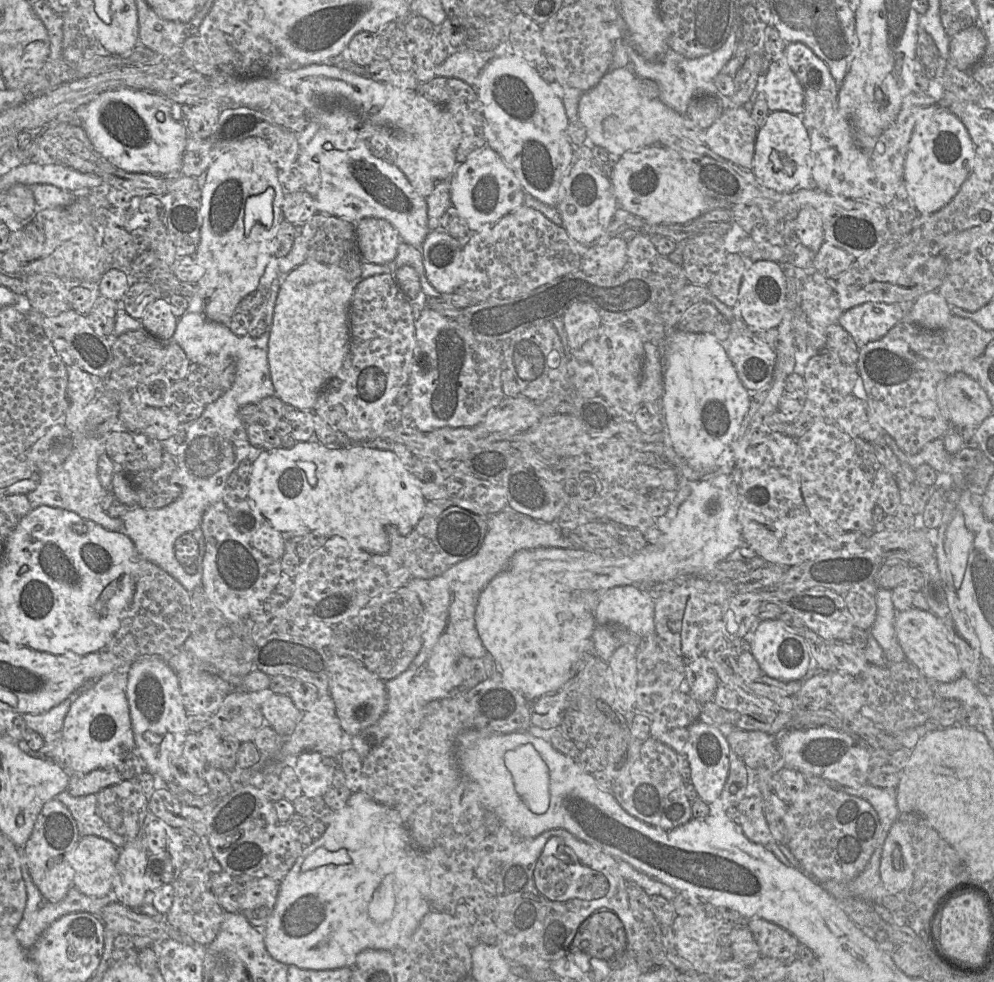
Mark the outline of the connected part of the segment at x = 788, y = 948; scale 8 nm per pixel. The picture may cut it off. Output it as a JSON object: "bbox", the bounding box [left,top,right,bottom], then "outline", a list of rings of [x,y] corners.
{"bbox":[746,918,798,962],"outline":[[[761,918],[746,921],[758,945],[761,957],[789,962],[796,957],[798,939],[785,929],[779,928]]]}

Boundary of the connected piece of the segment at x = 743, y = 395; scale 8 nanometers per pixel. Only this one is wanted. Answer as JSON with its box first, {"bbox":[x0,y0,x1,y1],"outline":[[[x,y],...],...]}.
{"bbox":[662,330,751,473],"outline":[[[675,330],[665,340],[664,365],[664,391],[662,396],[663,418],[665,419],[667,434],[674,451],[698,473],[712,473],[722,465],[734,464],[731,446],[739,432],[745,416],[747,415],[751,398],[748,390],[743,386],[742,382],[738,378],[734,365],[728,357],[727,351],[723,347],[723,343],[710,333],[691,333]]]}

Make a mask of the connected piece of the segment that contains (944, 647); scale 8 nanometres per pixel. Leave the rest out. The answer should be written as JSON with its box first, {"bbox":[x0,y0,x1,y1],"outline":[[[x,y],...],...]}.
{"bbox":[895,606,963,683],"outline":[[[912,606],[904,611],[896,611],[895,628],[906,660],[919,669],[930,681],[949,683],[963,675],[955,645],[945,626],[930,610],[924,611]]]}

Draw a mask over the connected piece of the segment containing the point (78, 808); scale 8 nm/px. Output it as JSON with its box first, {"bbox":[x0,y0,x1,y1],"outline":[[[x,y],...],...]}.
{"bbox":[56,790,127,849],"outline":[[[66,790],[58,794],[56,799],[70,811],[80,838],[97,836],[111,842],[118,849],[125,846],[127,840],[111,830],[98,814],[96,794],[73,797]]]}

